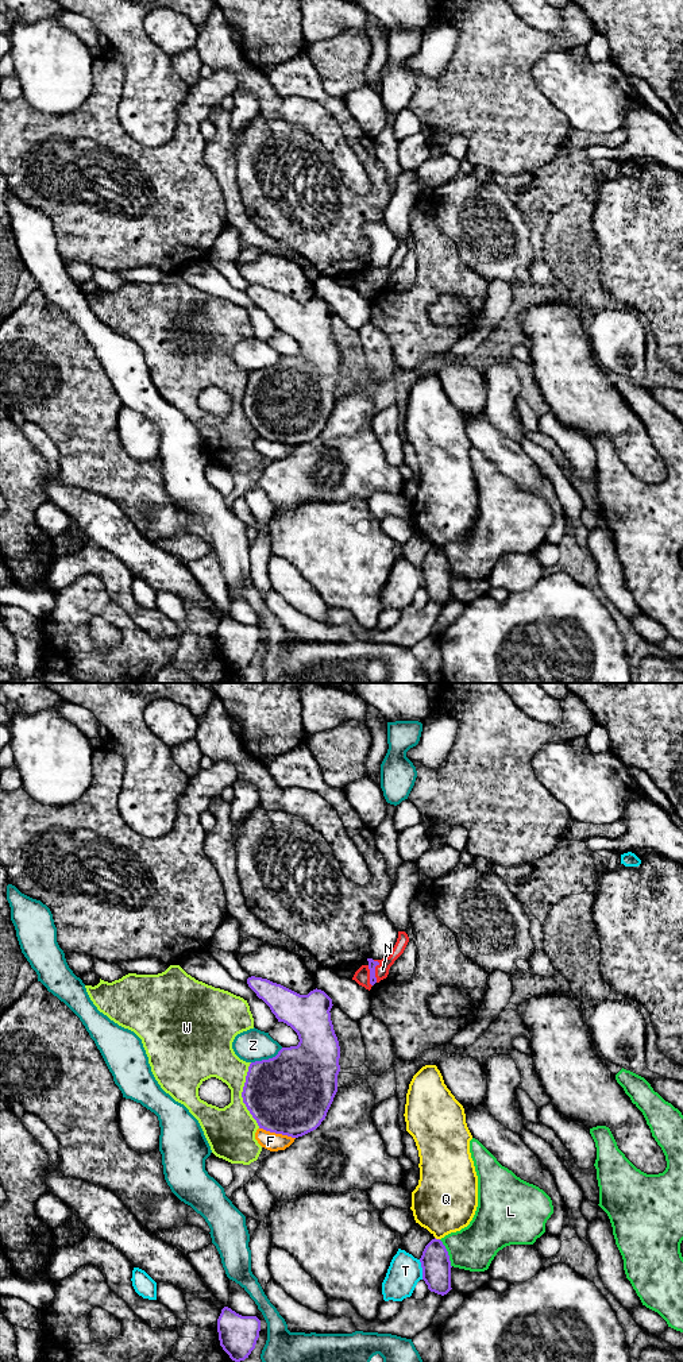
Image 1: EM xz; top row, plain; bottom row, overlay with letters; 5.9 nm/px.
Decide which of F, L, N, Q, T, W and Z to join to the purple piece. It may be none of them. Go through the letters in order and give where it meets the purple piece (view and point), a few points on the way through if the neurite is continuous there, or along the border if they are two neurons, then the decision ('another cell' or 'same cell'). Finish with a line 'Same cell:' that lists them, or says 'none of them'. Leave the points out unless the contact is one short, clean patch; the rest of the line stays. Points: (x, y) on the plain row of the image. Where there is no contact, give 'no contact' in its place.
F: contact xz (277, 442); another cell
L: contact xz (447, 562); another cell
N: contact xz (374, 278); way xz (371, 273), (374, 278), (382, 278); same cell
Q: contact xz (438, 548); another cell
T: contact xz (423, 578); another cell
W: contact xz (242, 404); another cell
Z: contact xz (266, 369); another cell
Same cell: N

